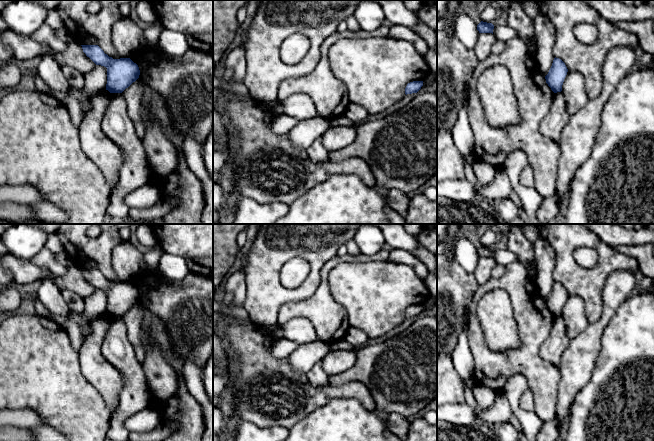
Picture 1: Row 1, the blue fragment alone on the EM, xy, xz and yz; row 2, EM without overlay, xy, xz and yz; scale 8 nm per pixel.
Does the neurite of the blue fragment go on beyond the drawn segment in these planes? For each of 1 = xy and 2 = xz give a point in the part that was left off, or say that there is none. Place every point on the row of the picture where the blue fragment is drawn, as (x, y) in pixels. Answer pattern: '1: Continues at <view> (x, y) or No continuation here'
1: No continuation here
2: No continuation here

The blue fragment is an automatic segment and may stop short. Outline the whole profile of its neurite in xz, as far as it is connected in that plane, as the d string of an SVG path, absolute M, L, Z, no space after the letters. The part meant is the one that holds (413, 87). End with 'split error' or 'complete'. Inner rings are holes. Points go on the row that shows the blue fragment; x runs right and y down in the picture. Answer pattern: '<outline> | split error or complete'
M413 81L407 84L405 94L417 93L423 86L423 81Z | complete

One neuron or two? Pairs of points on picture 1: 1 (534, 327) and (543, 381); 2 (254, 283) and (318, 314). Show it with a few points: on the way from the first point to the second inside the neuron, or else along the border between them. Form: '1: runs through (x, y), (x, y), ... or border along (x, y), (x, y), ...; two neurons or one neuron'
1: runs through (533, 340), (533, 366), (535, 368); one neuron
2: border along (314, 293), (284, 303), (277, 320); two neurons

